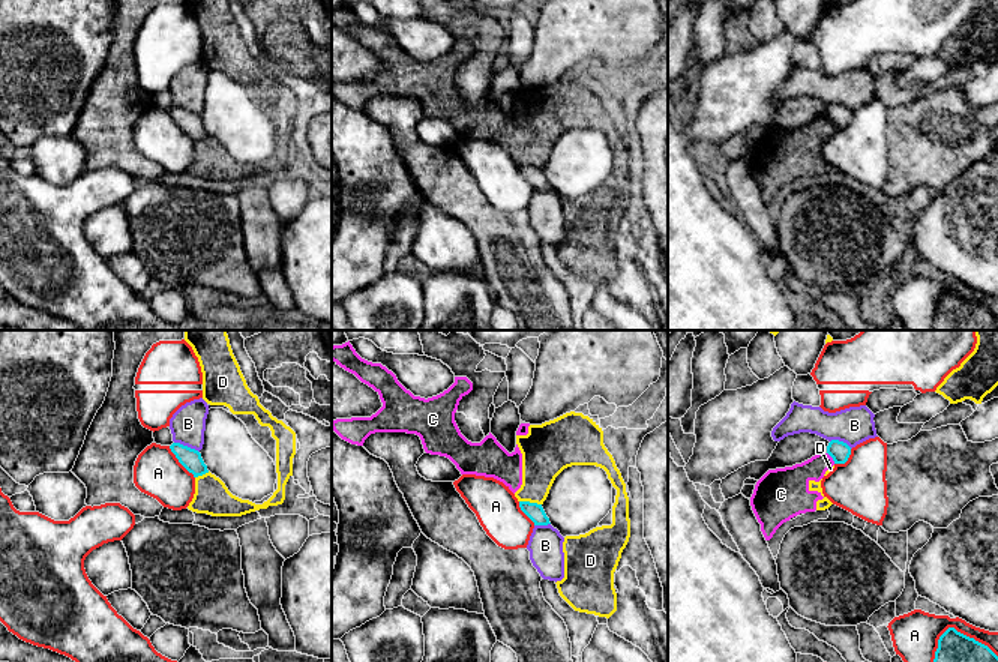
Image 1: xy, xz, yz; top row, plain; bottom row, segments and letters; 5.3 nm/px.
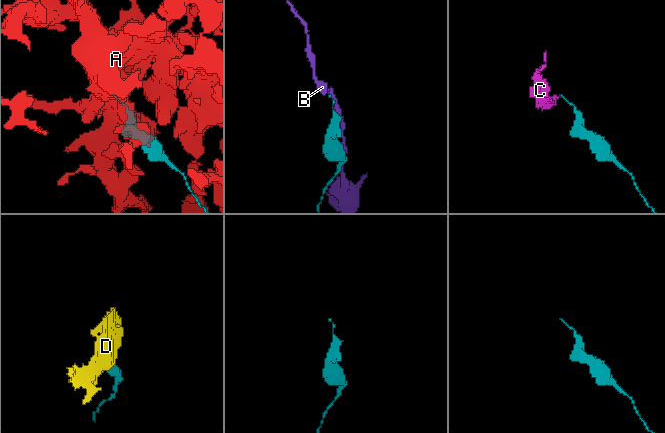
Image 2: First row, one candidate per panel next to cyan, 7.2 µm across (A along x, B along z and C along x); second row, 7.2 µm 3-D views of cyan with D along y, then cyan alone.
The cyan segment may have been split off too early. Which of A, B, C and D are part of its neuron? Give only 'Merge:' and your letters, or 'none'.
Merge: none

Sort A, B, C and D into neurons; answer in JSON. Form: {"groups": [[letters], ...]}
{"groups": [["A"], ["B"], ["C", "D"]]}

